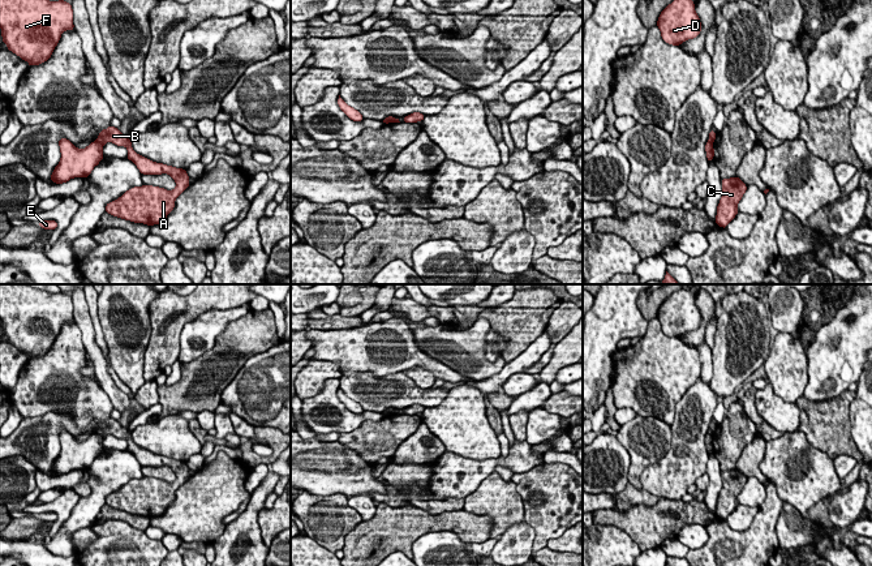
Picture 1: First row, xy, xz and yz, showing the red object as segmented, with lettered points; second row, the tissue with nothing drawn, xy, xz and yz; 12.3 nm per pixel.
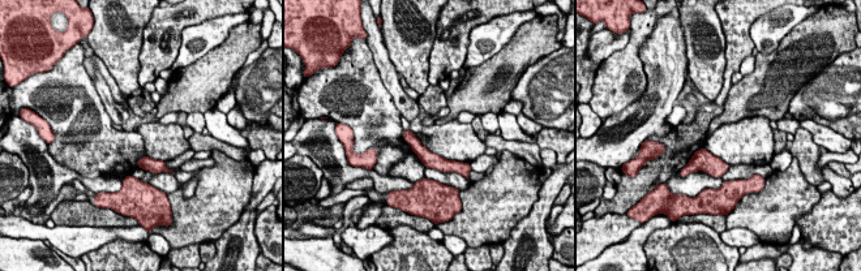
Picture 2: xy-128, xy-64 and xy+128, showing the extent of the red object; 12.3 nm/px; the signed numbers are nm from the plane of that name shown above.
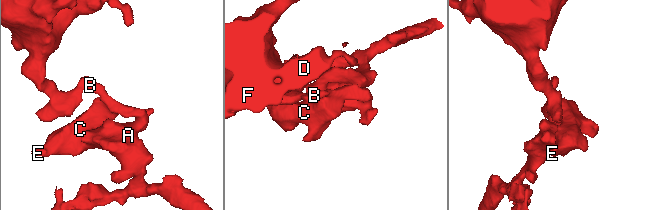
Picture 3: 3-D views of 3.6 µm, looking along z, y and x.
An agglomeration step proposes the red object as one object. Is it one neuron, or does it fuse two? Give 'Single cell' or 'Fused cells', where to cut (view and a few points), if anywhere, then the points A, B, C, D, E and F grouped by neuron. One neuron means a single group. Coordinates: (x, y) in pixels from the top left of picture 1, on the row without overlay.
Fused cells. Split along xy (97, 432), (103, 436). Groups: A B C E / D F

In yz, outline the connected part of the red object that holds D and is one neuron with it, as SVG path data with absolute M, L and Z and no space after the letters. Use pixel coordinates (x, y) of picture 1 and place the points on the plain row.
M684 288L675 291L661 304L657 318L663 334L673 338L699 329L703 320L695 295Z

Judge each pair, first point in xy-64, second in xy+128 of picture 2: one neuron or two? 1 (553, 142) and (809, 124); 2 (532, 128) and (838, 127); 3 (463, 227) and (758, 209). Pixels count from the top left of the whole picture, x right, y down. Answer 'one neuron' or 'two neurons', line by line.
1: two neurons
2: two neurons
3: one neuron

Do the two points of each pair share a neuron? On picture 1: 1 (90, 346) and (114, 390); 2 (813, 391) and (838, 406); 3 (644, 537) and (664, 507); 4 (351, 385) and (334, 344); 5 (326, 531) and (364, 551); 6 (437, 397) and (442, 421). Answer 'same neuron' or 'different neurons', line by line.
1: same neuron
2: different neurons
3: same neuron
4: different neurons
5: different neurons
6: different neurons

